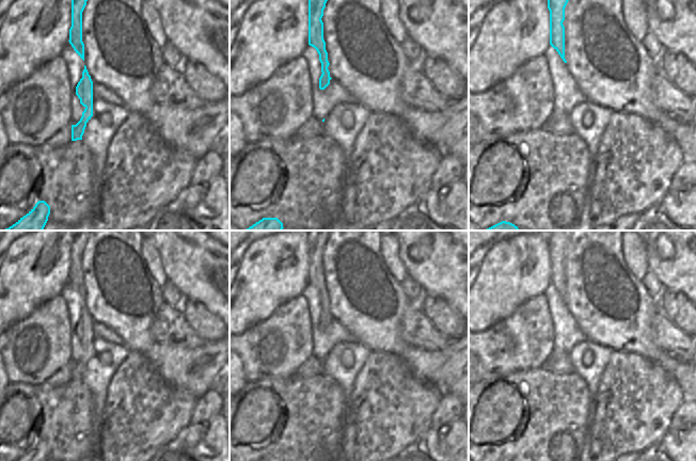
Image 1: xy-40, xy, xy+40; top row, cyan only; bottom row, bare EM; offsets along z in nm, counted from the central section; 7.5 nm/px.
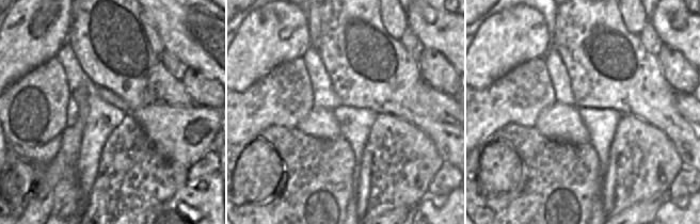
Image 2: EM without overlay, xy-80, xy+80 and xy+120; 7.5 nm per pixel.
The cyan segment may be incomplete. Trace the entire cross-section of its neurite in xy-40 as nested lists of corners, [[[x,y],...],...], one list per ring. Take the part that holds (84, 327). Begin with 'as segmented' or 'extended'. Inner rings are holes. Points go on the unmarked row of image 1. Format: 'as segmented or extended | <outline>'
as segmented | [[[85,304],[82,317],[76,325],[76,334],[85,348],[82,351],[80,360],[76,364],[72,364],[72,380],[82,379],[86,362],[93,355],[93,320]]]

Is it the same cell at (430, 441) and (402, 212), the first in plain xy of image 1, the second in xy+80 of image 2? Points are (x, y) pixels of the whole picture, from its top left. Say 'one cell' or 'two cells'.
two cells

